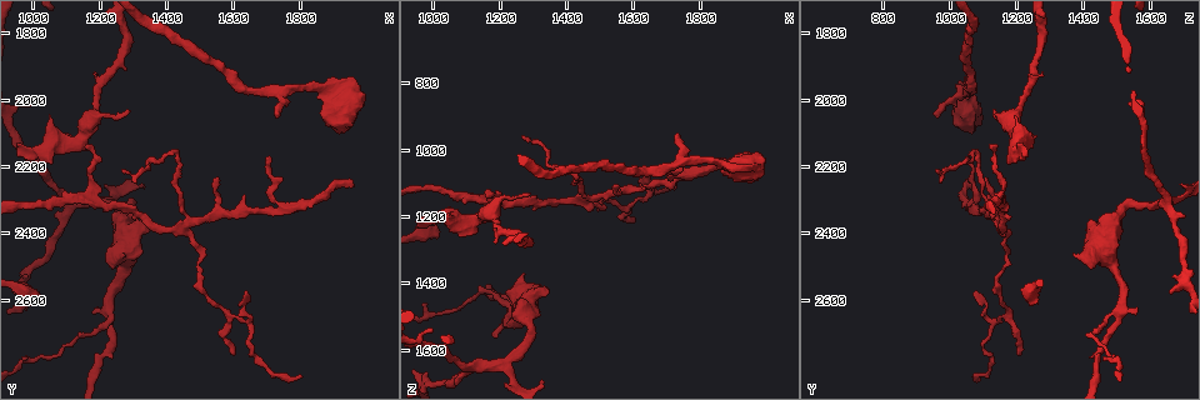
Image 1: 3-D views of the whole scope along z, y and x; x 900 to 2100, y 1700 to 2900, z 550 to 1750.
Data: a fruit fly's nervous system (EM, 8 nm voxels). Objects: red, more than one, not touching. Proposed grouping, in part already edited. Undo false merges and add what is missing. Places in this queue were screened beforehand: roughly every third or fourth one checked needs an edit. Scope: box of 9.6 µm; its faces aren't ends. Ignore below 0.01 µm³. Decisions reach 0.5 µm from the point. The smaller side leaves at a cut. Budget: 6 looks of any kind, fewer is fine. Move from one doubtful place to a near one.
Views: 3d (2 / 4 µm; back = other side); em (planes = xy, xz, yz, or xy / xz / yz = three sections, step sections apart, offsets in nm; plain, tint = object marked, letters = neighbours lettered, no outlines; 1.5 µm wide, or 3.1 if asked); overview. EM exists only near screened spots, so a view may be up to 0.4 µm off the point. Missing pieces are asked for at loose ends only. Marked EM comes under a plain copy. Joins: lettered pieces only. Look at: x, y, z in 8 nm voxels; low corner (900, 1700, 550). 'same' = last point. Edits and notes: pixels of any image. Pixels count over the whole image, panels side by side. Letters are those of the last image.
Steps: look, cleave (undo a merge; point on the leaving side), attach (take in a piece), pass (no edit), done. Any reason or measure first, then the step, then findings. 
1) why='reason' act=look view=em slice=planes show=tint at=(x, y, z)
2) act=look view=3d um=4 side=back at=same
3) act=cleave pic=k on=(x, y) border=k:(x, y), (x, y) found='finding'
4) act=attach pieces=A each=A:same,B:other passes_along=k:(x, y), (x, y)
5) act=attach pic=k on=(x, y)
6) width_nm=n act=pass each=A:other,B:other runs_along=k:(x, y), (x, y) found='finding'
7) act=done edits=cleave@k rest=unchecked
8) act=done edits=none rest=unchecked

why='an open end' act=look view=em slice=planes show=letters at=(1970, 1930, 1050)

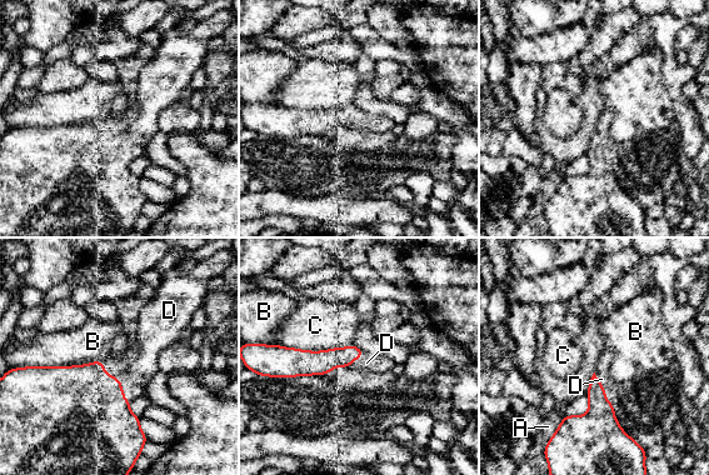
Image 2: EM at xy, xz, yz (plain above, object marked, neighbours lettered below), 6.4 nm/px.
act=attach pieces=D each=A:other,B:other,C:other,D:same found='the cell continues'

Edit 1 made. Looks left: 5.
act=look view=overview

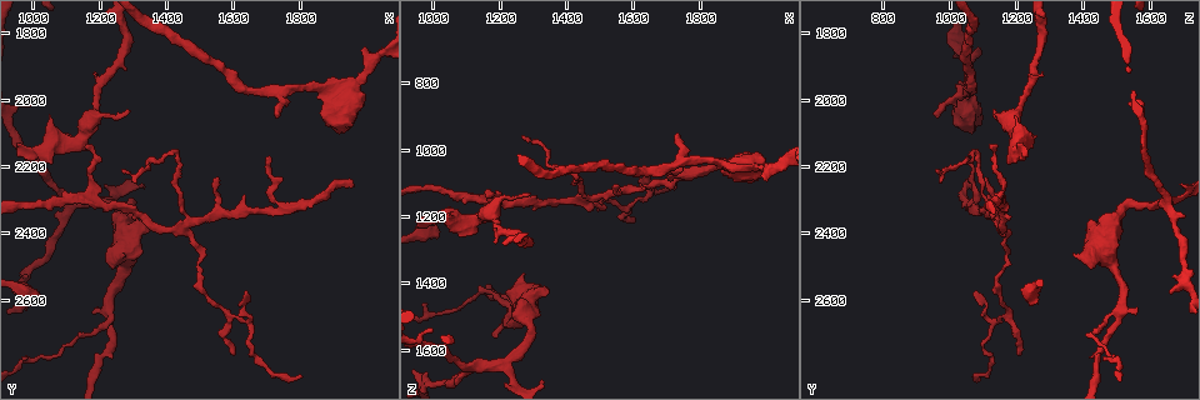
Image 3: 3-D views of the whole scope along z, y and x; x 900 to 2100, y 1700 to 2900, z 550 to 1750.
why='sharp bend' act=look view=3d um=2 at=(1430, 2170, 1070)

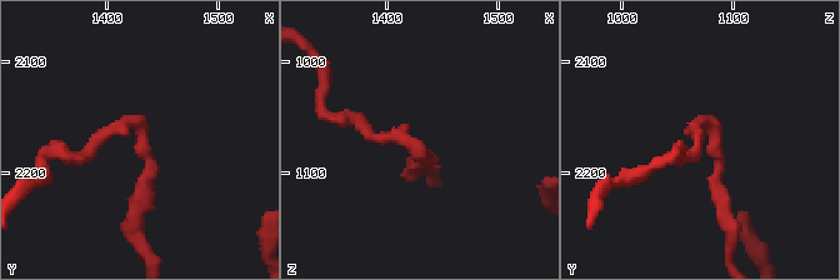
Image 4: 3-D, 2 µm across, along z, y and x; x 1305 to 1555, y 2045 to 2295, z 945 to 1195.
act=look view=em slice=planes show=letters at=(1430, 2170, 1080)

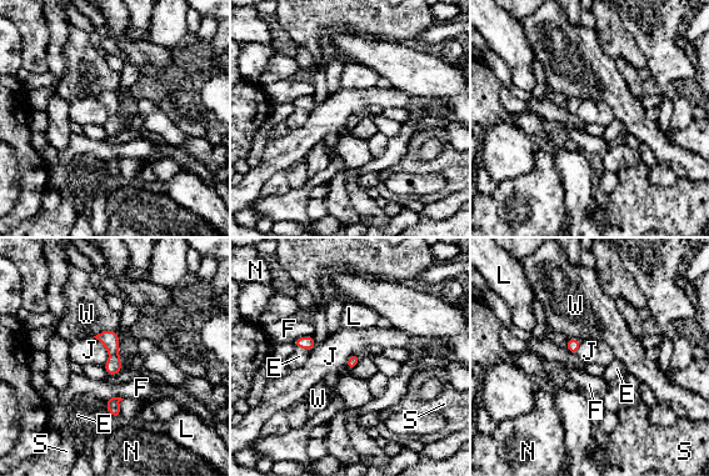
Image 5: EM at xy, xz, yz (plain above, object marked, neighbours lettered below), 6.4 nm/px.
act=pass each=E:other,F:other,J:other,L:other,N:other,S:other,W:other border=5:(94, 336), (106, 349), (104, 365) found='continuous, no second cell'

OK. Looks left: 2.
act=done edits=attach@2 rest=unchecked

